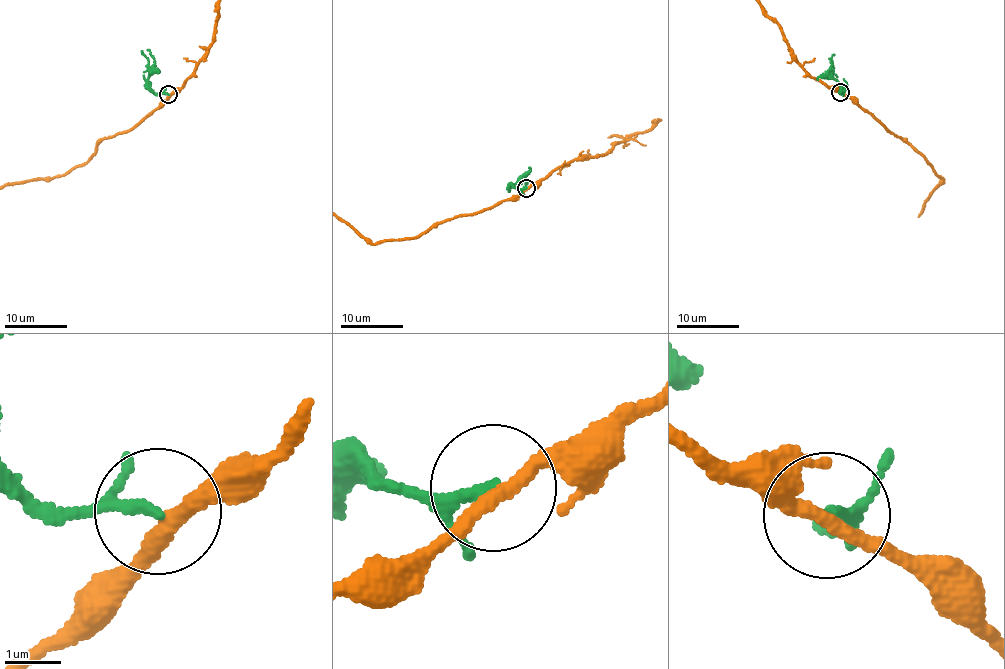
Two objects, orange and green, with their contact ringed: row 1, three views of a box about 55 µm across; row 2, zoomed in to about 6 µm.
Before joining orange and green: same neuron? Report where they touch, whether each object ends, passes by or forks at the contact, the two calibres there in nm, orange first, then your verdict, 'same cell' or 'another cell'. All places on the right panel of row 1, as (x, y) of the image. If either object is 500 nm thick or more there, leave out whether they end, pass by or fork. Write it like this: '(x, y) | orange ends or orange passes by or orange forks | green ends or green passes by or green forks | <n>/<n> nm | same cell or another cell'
(840, 92) | orange passes by | green ends | 260/200 nm | another cell

